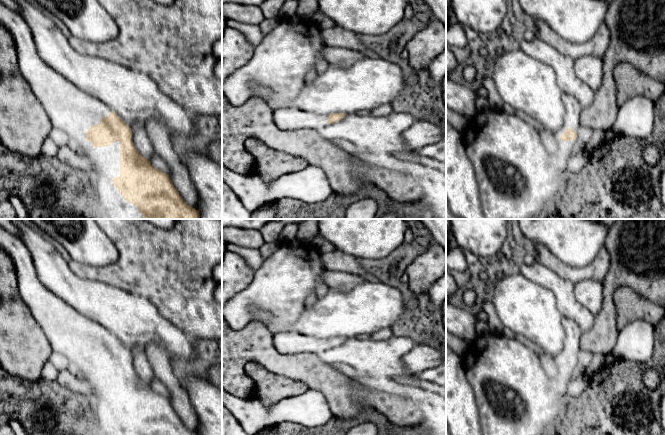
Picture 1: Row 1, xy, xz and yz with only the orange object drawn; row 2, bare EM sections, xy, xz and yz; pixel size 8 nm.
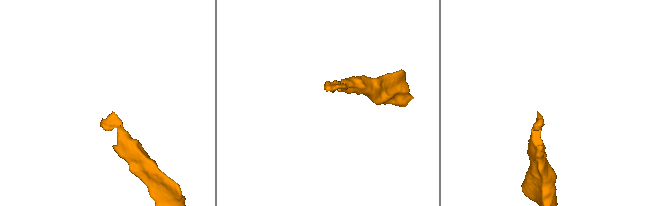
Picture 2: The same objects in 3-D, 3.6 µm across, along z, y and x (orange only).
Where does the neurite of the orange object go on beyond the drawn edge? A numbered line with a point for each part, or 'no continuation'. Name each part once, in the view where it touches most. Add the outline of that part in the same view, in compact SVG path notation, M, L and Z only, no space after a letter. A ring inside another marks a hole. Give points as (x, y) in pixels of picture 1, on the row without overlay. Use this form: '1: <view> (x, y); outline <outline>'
1: xy (70, 333); outline M1 226L0 249L4 250L14 262L21 298L42 328L52 350L63 354L71 363L76 364L78 367L83 367L86 370L85 373L92 371L92 366L86 364L86 357L91 350L99 349L100 345L110 338L111 332L82 315L50 292L39 280L27 246L21 239L7 232Z

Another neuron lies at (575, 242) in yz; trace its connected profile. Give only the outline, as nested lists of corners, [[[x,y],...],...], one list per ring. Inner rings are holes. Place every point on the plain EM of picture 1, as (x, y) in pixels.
[[[518,219],[524,237],[544,245],[571,267],[589,265],[605,244],[608,229],[593,219]]]

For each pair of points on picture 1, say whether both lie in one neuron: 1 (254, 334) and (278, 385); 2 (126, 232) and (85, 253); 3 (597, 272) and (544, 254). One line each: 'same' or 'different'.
1: different
2: different
3: same

